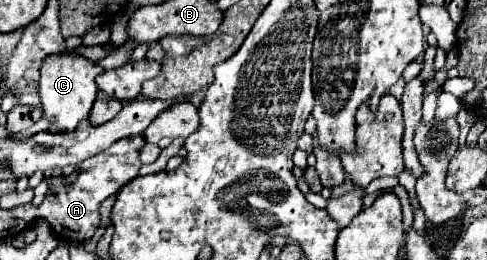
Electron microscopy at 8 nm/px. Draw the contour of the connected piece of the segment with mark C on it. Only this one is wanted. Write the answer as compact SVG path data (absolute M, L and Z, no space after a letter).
M52 54L44 60L44 66L40 68L40 100L42 100L42 118L50 122L50 132L72 132L76 126L88 118L90 108L96 100L98 88L94 78L102 72L100 66L94 62L88 62L82 56L74 54Z

